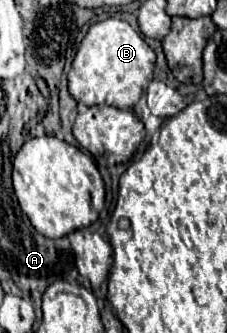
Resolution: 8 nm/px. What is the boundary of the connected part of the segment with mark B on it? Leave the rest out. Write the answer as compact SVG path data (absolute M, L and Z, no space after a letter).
M107 18L95 22L83 38L69 70L69 92L85 106L109 104L127 110L139 102L145 88L153 80L153 68L155 52L141 38L141 34L135 32L133 26L125 20Z

